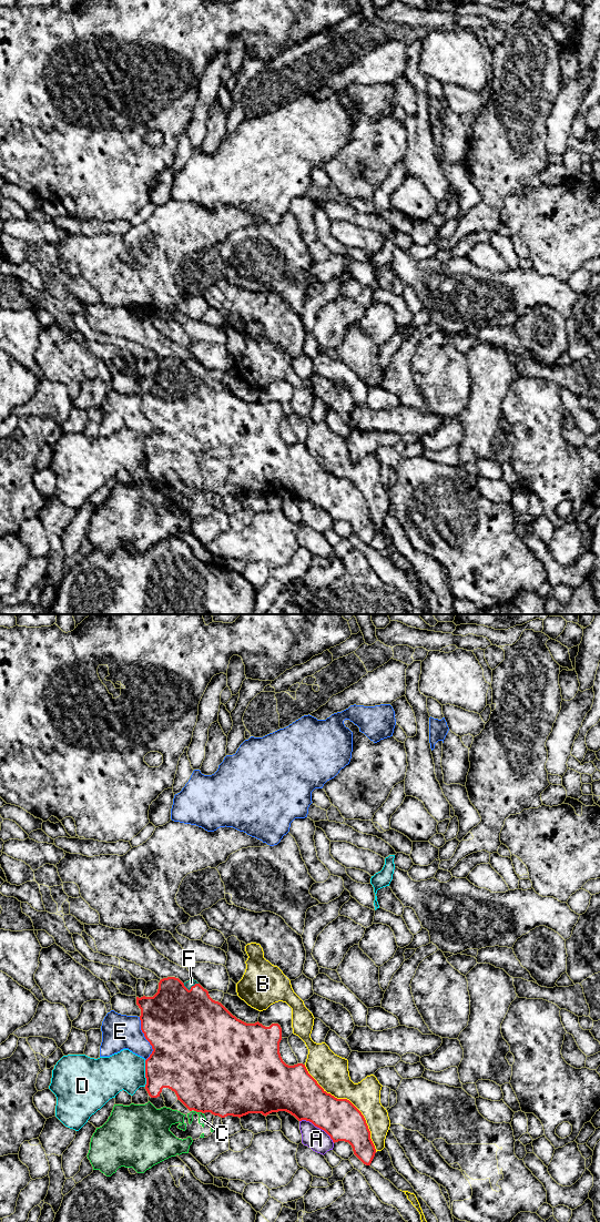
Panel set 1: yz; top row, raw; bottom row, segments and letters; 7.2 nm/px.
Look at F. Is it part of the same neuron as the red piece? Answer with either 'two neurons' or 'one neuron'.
one neuron

